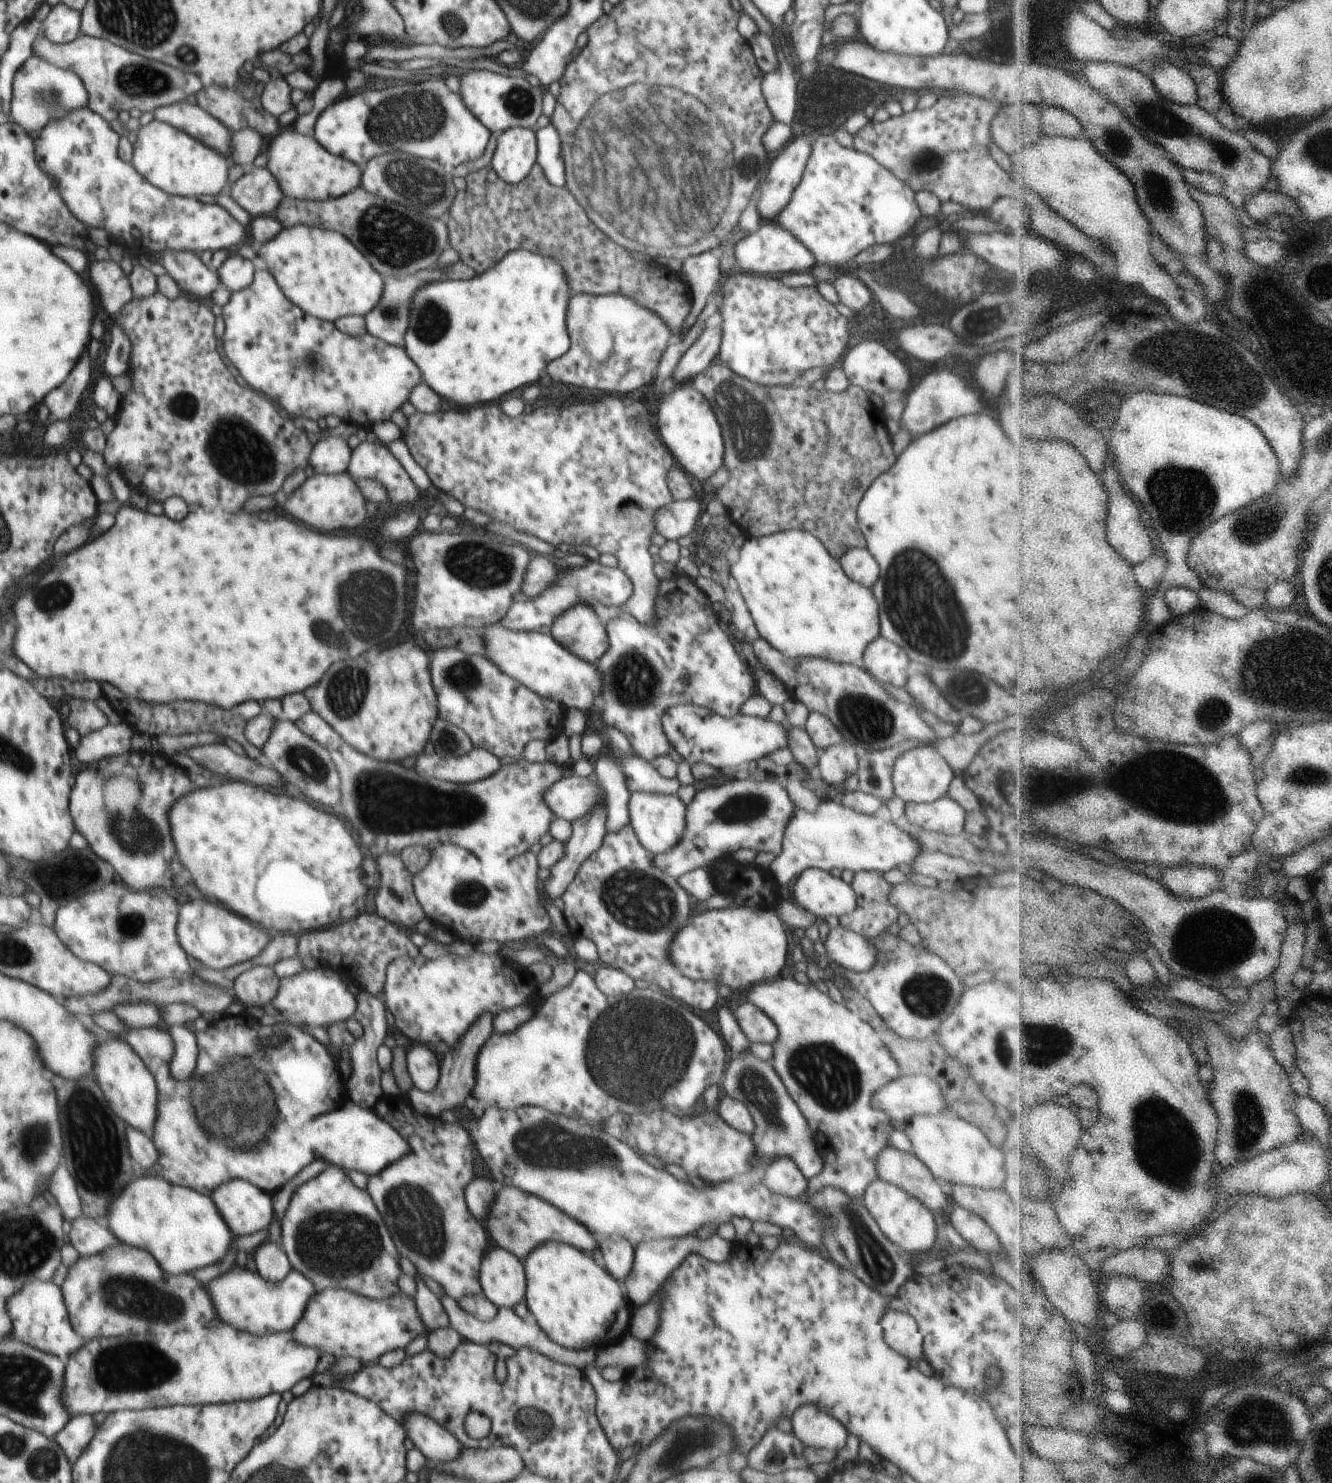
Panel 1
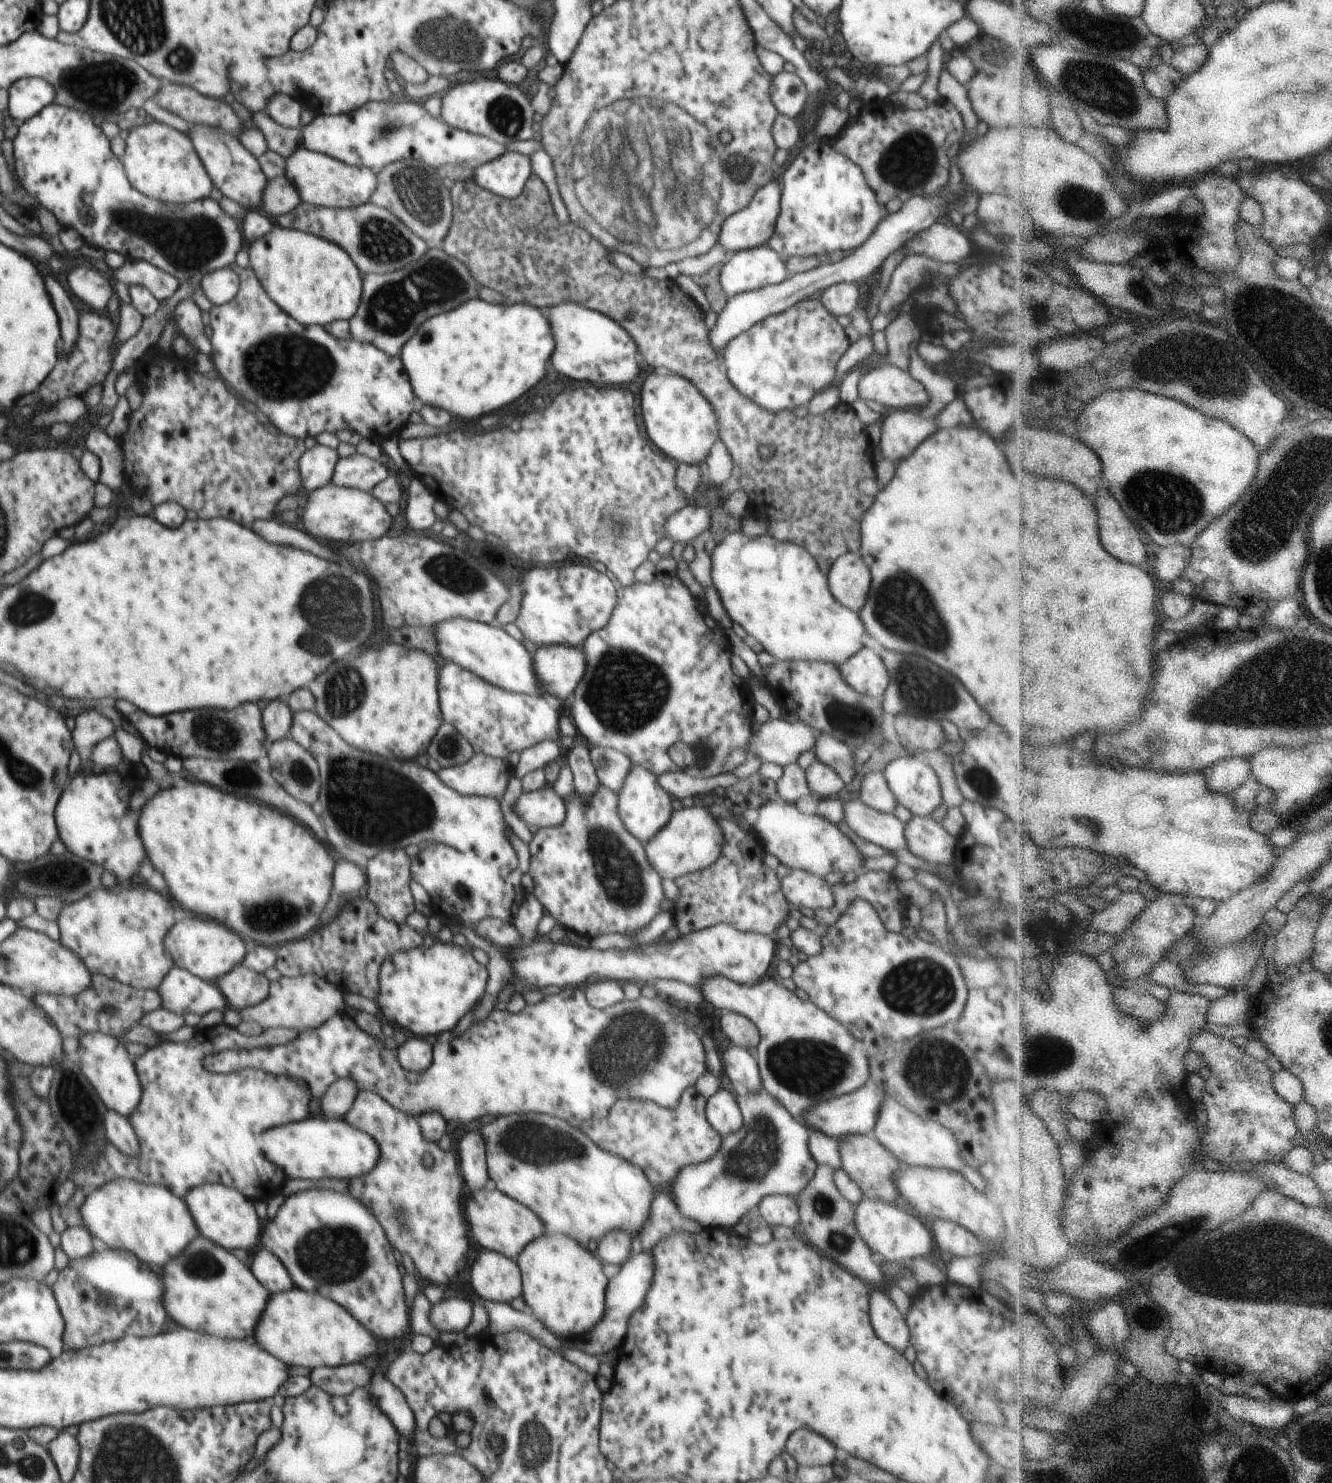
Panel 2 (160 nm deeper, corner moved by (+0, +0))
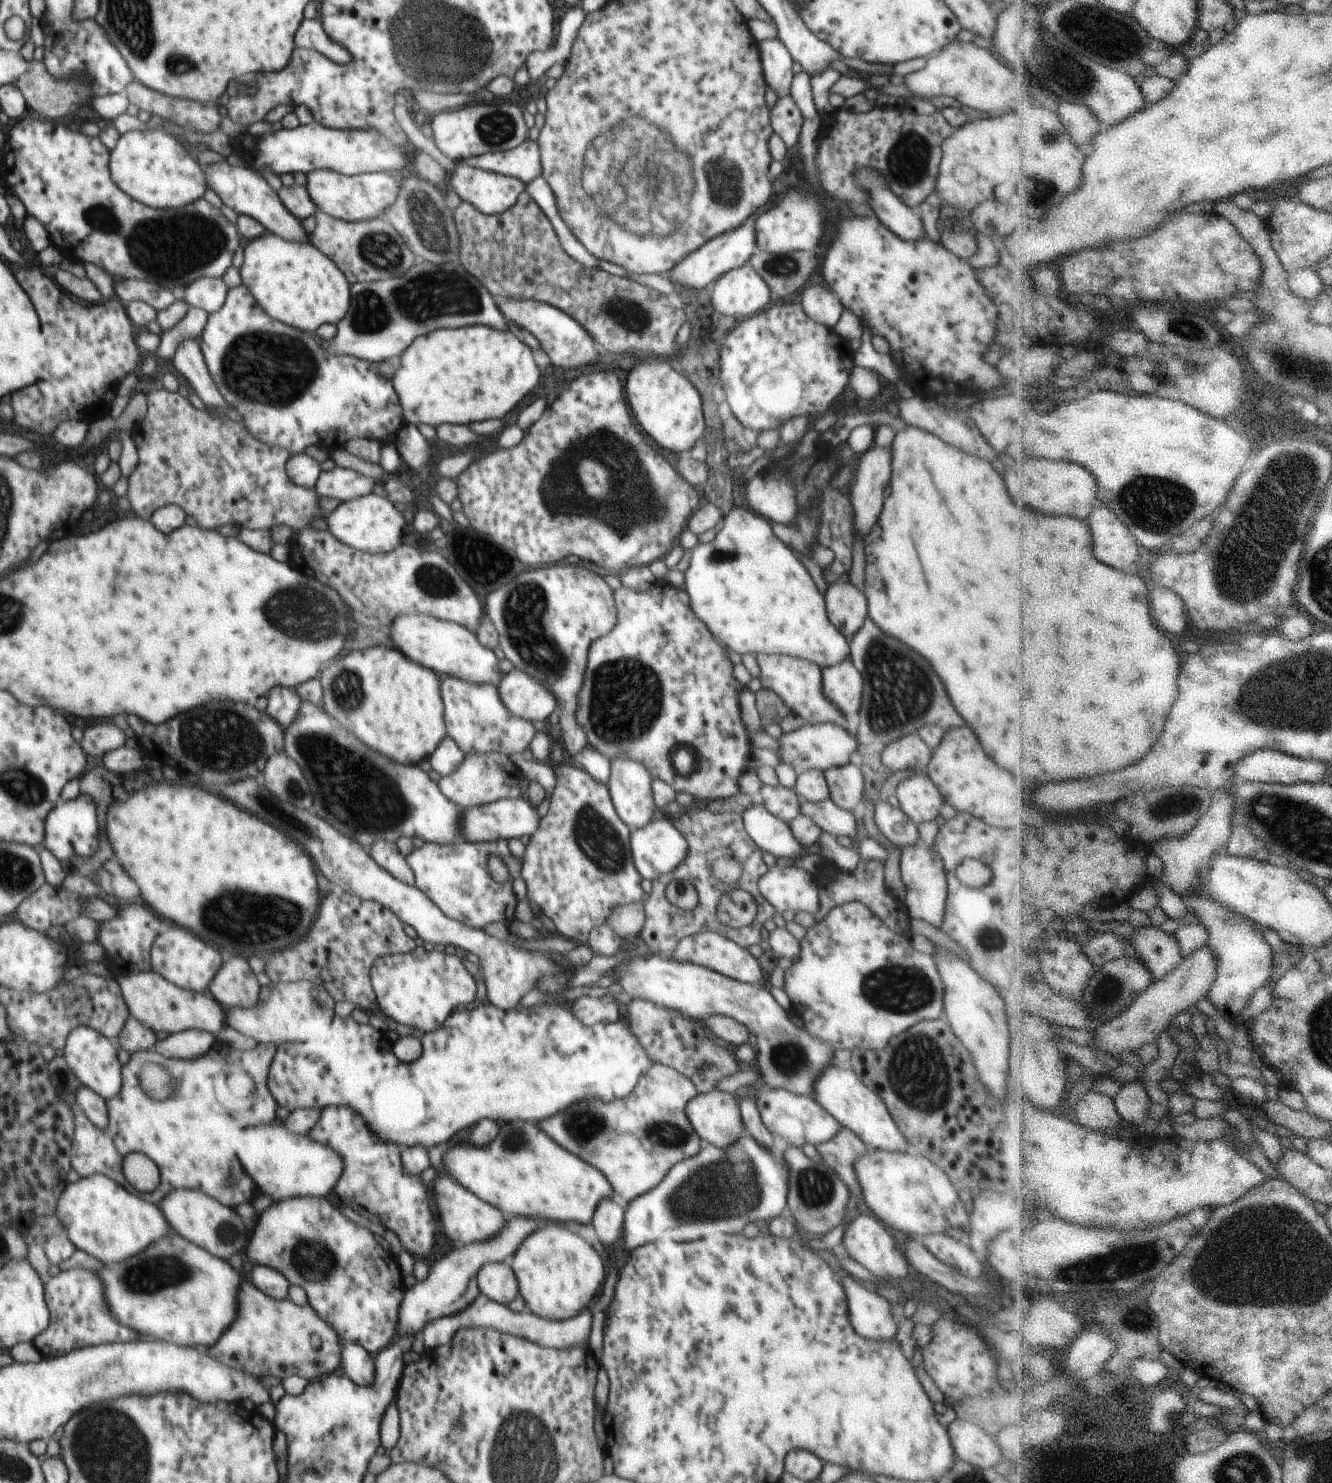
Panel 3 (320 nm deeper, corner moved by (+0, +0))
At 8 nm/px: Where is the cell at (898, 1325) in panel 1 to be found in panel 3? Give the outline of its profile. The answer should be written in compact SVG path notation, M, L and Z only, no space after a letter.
M840 1272L840 1284L848 1298L848 1318L854 1332L872 1341L894 1340L898 1324L891 1305L874 1289L860 1286L844 1272Z

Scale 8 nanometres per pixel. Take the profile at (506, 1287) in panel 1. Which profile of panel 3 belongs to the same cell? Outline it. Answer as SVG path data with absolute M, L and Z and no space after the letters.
M509 1261L484 1264L475 1277L475 1284L490 1301L507 1305L519 1294L519 1285Z

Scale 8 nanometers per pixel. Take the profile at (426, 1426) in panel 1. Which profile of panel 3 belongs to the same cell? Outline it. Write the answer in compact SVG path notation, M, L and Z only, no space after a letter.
M345 1342L340 1350L340 1370L360 1386L366 1386L370 1380L374 1380L374 1360L372 1354L366 1354L366 1350L354 1342Z

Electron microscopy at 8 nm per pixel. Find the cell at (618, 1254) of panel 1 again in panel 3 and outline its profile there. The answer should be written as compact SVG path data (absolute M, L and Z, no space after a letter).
M606 1198L598 1202L598 1208L594 1212L592 1225L596 1230L596 1236L605 1247L618 1244L622 1241L622 1226L624 1226L624 1209L613 1200Z

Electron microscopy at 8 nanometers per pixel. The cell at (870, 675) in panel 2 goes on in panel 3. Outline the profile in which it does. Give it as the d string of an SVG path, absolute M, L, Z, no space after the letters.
M846 659L842 663L822 669L822 694L846 718L856 716L862 704L864 680L860 670Z

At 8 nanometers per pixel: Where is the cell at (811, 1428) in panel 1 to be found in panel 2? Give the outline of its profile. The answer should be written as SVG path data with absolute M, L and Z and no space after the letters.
M810 1430L794 1432L786 1444L786 1450L800 1466L832 1465L836 1458L836 1448Z

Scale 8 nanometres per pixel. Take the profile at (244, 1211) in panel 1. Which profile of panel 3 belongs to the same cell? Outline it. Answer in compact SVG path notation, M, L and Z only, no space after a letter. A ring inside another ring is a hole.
M174 1190L160 1202L160 1210L162 1210L164 1218L168 1220L170 1228L176 1230L175 1233L218 1258L226 1260L234 1252L240 1252L242 1248L248 1246L249 1233L244 1228L242 1218L236 1214L236 1209L224 1206L222 1202L218 1202L216 1198L212 1198L205 1191ZM222 1224L224 1224L224 1238L222 1238Z

